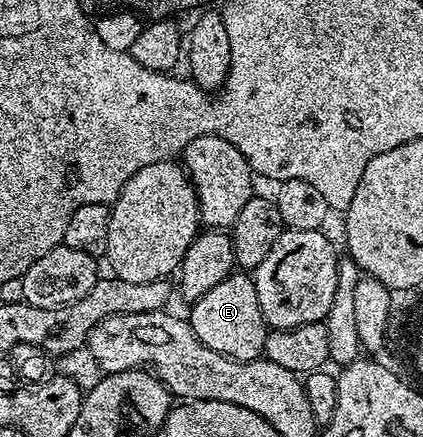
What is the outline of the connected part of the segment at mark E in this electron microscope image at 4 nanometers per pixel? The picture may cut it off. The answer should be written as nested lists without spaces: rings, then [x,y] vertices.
[[[234,271],[232,276],[223,278],[207,294],[192,301],[193,308],[187,313],[189,325],[195,330],[199,342],[232,360],[260,360],[265,351],[267,325],[261,307],[259,294],[255,290],[252,275],[244,271]]]

